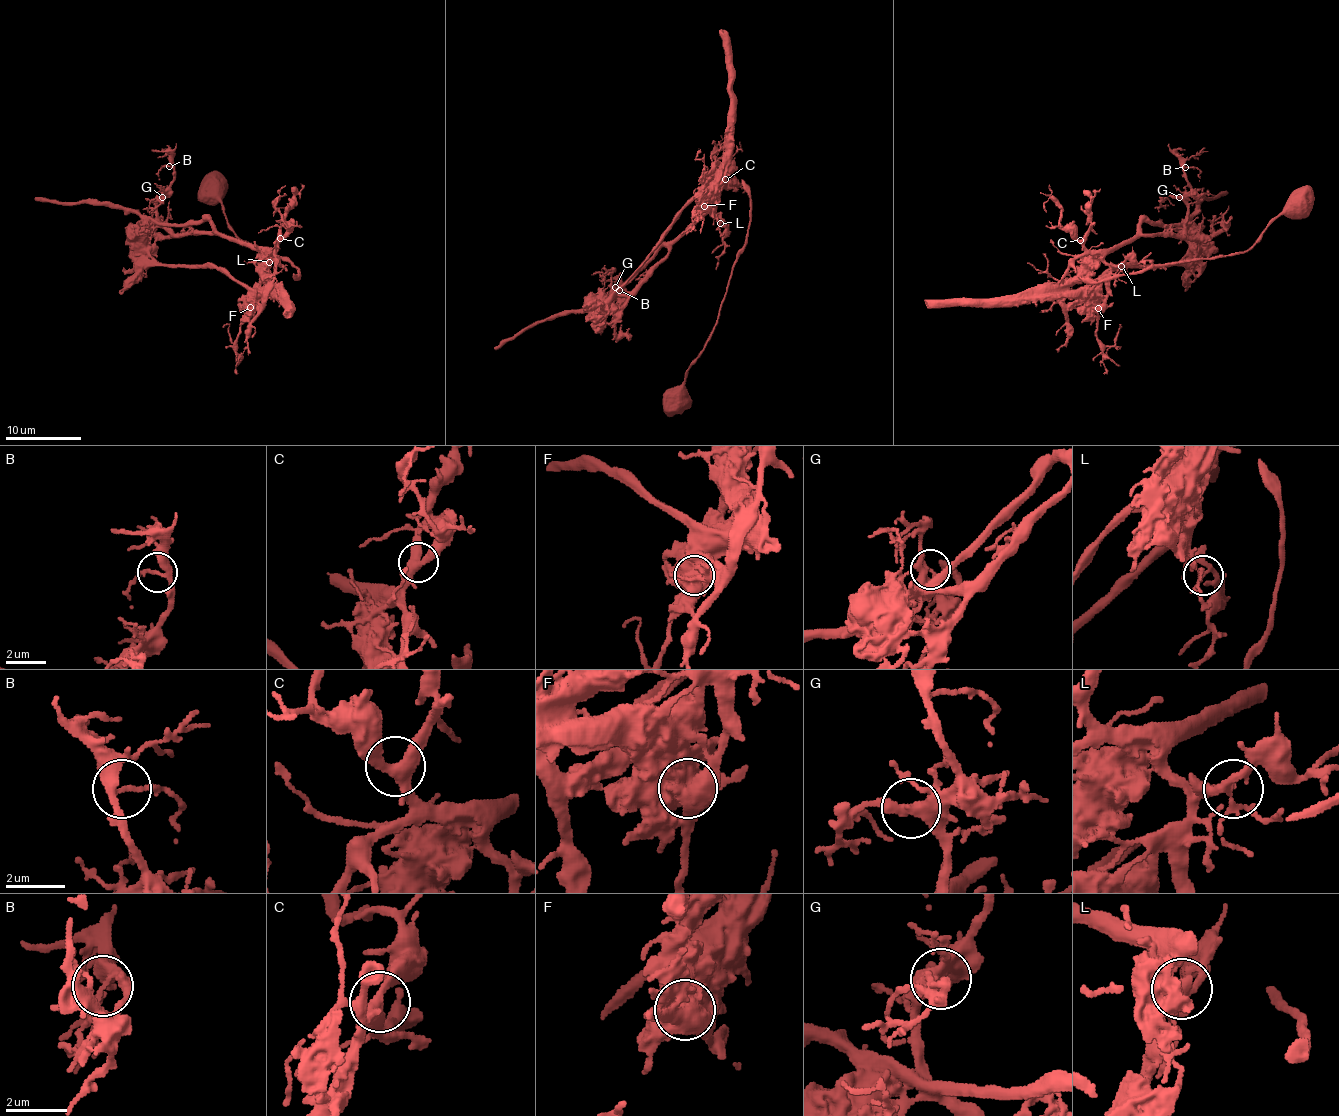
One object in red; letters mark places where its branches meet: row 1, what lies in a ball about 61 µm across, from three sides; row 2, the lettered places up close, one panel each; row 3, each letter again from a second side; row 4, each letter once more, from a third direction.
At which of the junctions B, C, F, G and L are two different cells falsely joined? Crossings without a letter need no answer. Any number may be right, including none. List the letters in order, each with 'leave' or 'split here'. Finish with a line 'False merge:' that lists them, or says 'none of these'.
B: leave
C: leave
F: split here
G: leave
L: leave
False merge: F

